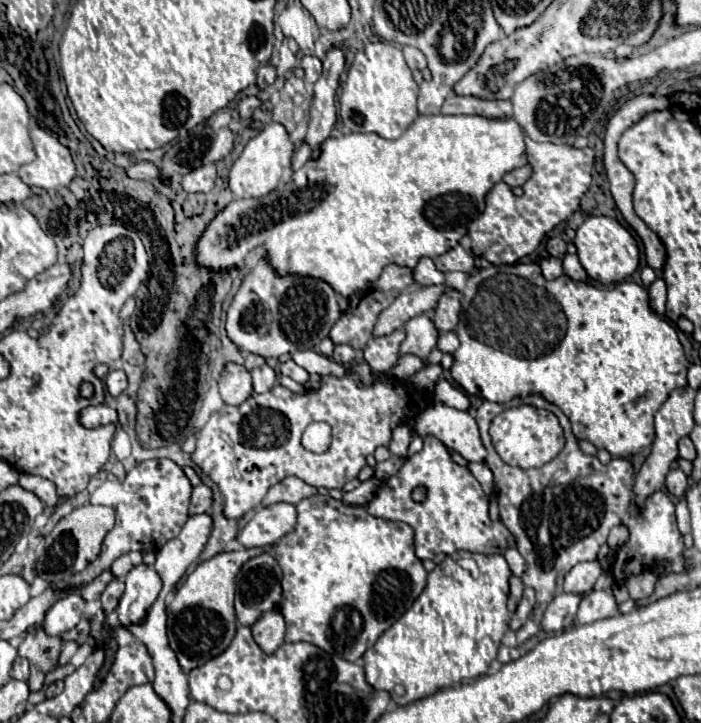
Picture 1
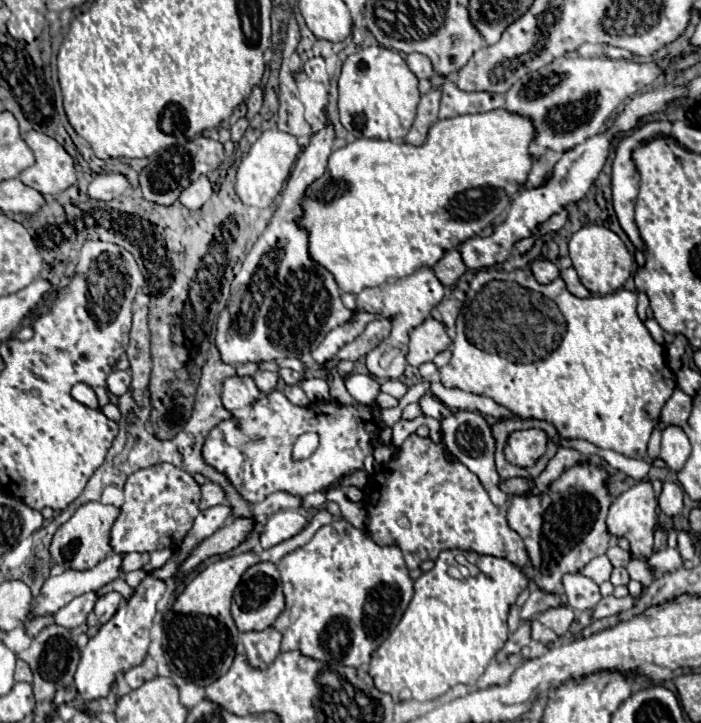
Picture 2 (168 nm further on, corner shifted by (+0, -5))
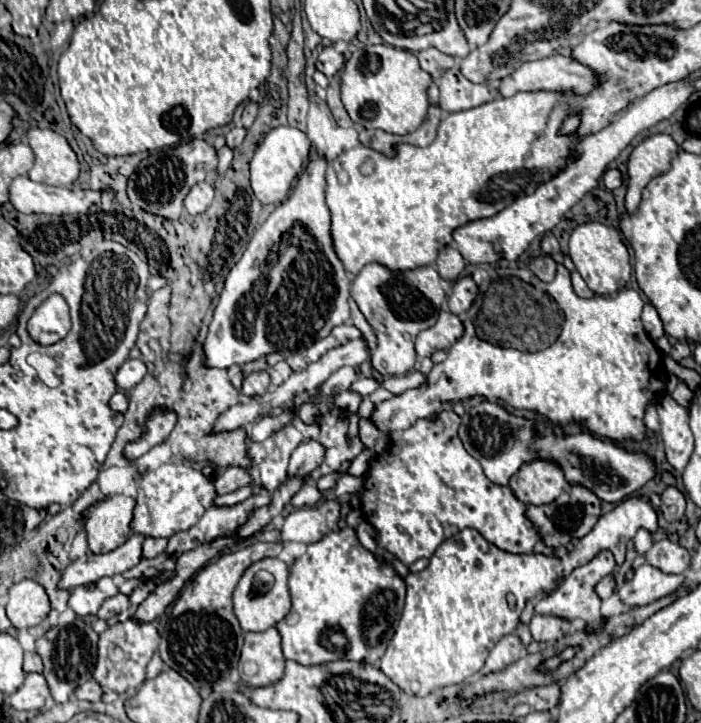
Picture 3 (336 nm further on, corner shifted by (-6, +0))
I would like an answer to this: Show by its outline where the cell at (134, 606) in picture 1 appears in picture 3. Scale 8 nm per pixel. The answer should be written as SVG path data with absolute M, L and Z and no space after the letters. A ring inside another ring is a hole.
M128 619L120 625L108 627L100 635L98 665L94 671L94 679L104 689L112 689L116 693L124 693L128 687L138 689L146 679L146 665L152 659L154 651L158 649L158 643L160 643L160 635L154 623L136 623L134 619Z

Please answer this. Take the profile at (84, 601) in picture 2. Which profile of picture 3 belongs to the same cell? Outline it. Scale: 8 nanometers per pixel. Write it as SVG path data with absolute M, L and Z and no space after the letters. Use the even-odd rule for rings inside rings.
M106 577L100 579L94 587L76 587L70 595L68 605L76 615L96 615L100 605L116 593L118 593L116 585L112 583L110 577Z

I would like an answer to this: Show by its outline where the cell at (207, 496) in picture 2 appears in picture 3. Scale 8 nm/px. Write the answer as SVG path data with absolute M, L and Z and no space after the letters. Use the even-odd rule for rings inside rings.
M226 467L226 471L220 473L218 479L214 481L218 495L236 491L238 487L244 487L250 483L252 483L252 475L248 469L242 469L242 467Z

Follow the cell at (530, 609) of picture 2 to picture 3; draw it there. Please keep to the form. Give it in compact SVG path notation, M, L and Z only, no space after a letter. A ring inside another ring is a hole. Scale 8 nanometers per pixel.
M600 551L590 563L582 565L582 567L576 567L560 587L556 587L552 593L544 595L538 603L536 603L536 613L540 615L556 615L556 617L562 617L566 621L574 621L574 619L582 619L586 623L586 631L600 631L602 629L602 623L604 623L604 617L600 615L600 603L602 599L598 597L598 593L594 591L596 583L610 575L612 569L614 569L616 561L614 561L614 555L610 551Z

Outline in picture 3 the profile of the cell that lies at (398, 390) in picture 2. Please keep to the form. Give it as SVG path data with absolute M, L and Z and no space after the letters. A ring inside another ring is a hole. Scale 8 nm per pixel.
M360 377L360 379L352 385L352 391L360 393L362 397L368 397L368 395L370 395L376 387L380 387L376 379L366 379L366 377Z

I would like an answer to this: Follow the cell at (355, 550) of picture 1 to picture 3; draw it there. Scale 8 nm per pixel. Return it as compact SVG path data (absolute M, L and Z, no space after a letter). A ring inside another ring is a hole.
M352 527L330 531L318 543L308 545L306 553L290 567L288 589L292 607L288 615L276 623L276 629L282 637L284 659L292 659L302 665L322 665L338 659L374 665L384 655L398 627L406 595L406 585L394 567L390 563L378 563L378 559L358 543Z

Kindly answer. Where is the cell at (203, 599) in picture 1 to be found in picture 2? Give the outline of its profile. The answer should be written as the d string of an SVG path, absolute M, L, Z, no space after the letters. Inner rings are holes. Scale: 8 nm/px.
M322 508L308 520L306 528L300 534L296 534L260 554L244 552L238 556L220 558L214 564L206 566L200 574L196 574L188 582L188 586L178 594L172 610L164 618L164 632L166 632L164 656L166 656L166 664L168 664L170 672L182 676L188 682L194 682L196 686L208 686L210 682L220 678L230 668L230 664L236 656L238 630L236 630L236 624L230 614L230 602L232 602L234 588L238 586L242 574L250 566L264 562L264 560L276 564L288 552L310 542L310 538L316 534L316 530L324 524L330 524L332 520L334 520L334 516L326 508Z

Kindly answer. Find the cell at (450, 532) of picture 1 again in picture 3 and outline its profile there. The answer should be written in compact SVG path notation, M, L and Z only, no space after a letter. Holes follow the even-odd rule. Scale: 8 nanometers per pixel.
M438 411L398 433L386 451L374 455L370 461L360 495L362 513L376 531L376 543L394 553L404 565L412 565L422 557L430 559L442 541L454 537L466 527L478 529L486 541L510 553L530 553L540 539L538 529L526 517L528 505L522 503L508 485L496 485L486 479L480 463L462 447L458 437L460 421L462 419L454 411Z

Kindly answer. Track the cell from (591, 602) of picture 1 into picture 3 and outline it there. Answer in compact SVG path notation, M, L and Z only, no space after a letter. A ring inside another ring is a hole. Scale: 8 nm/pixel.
M644 563L636 569L634 579L624 581L624 585L618 589L618 597L628 607L648 605L656 599L676 593L682 587L682 583L684 575L666 575L660 569Z

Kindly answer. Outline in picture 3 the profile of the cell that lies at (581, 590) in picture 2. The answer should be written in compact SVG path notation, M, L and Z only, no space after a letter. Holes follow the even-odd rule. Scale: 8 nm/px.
M606 575L606 577L596 585L596 593L598 593L602 599L608 599L608 597L614 593L614 587L616 587L614 575Z

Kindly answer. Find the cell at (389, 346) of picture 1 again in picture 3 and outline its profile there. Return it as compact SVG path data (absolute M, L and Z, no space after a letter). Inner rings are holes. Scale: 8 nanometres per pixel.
M370 263L356 275L352 283L352 299L376 331L378 347L372 351L372 367L382 377L406 375L414 369L414 337L436 323L444 295L446 293L440 287L440 275L430 265L410 271L390 271L380 263Z

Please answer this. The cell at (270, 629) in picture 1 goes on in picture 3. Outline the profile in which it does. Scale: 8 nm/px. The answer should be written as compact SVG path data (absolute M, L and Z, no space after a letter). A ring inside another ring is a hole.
M270 627L262 633L246 633L238 661L240 681L248 687L266 687L278 683L284 675L284 657L280 633Z

